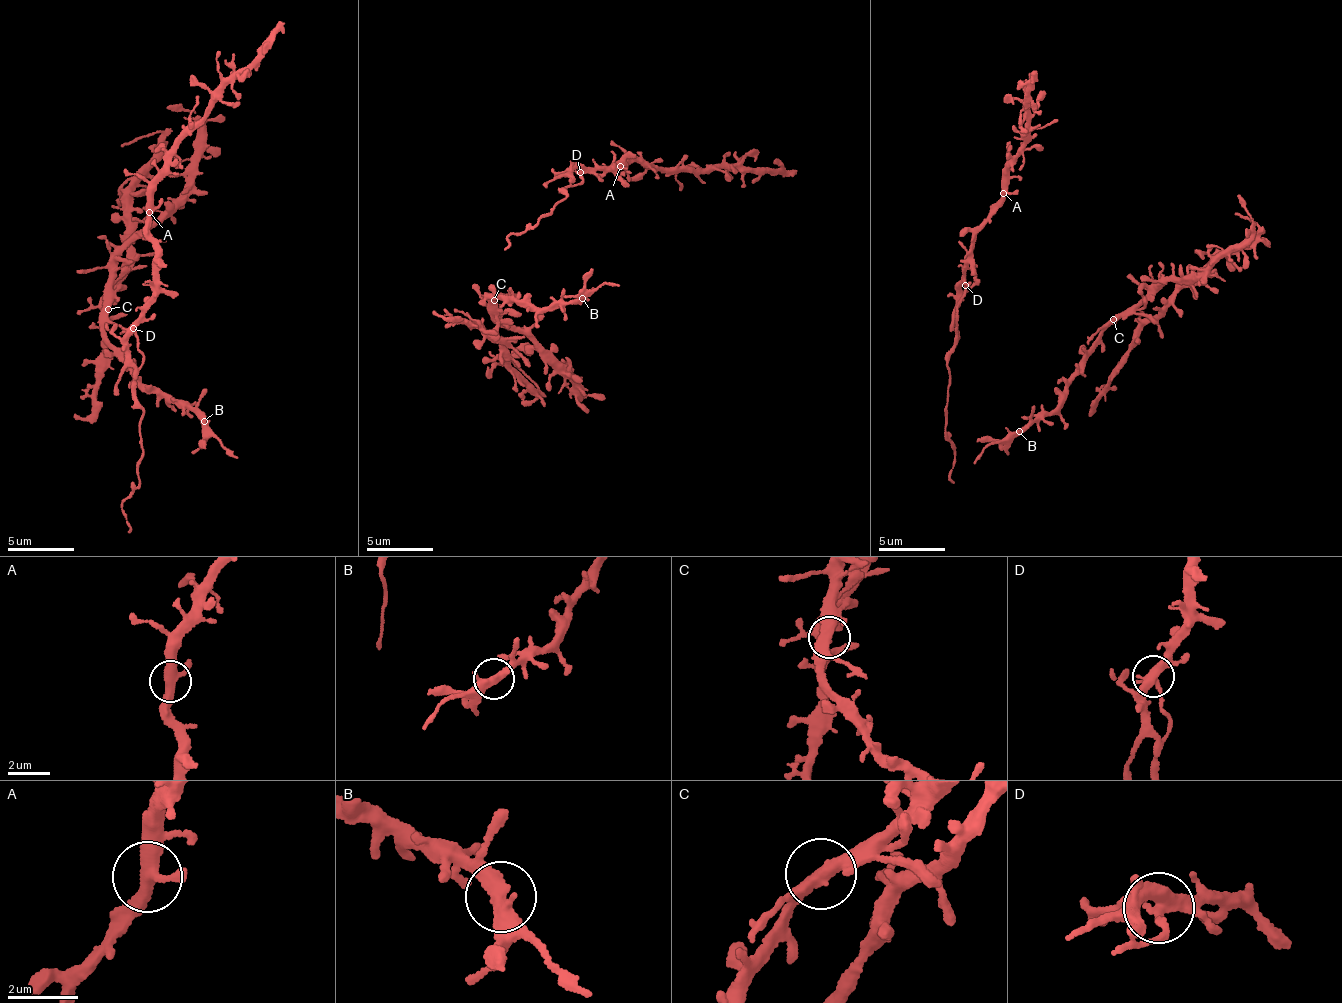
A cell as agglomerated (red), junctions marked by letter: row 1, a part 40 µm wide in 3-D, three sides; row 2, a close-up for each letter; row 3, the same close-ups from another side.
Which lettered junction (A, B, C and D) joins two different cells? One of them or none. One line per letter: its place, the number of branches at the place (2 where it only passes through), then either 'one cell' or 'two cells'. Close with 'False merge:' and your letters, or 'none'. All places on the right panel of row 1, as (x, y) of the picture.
A: at (1003, 193); 3 branches meet; one cell
B: at (1019, 431); 3 branches meet; one cell
C: at (1113, 319); 3 branches meet; one cell
D: at (965, 285); 3 branches meet; two cells
False merge: D

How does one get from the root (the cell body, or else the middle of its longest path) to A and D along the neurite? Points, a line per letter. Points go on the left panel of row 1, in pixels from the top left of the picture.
A: (142, 458), (142, 407), (128, 334), (141, 323), (154, 293), (157, 254), (147, 227), (149, 212)
D: (142, 458), (142, 440), (139, 436), (142, 407), (135, 391), (134, 362), (128, 352), (131, 327)

